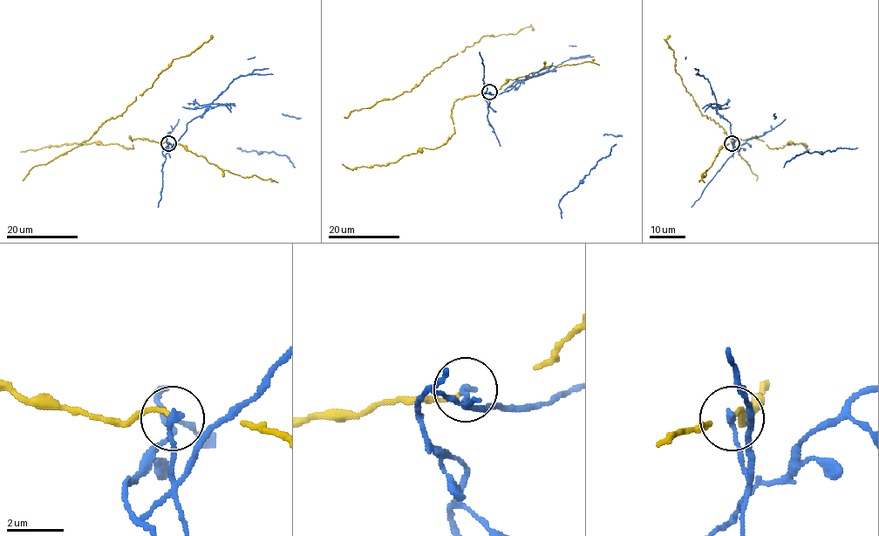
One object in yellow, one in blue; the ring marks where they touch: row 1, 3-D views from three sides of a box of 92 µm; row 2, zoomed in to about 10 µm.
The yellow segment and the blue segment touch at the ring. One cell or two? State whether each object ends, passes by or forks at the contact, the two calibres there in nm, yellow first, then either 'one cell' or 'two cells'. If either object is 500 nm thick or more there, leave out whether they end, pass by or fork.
yellow ends; blue ends; calibres 120 and 240 nm; two cells

